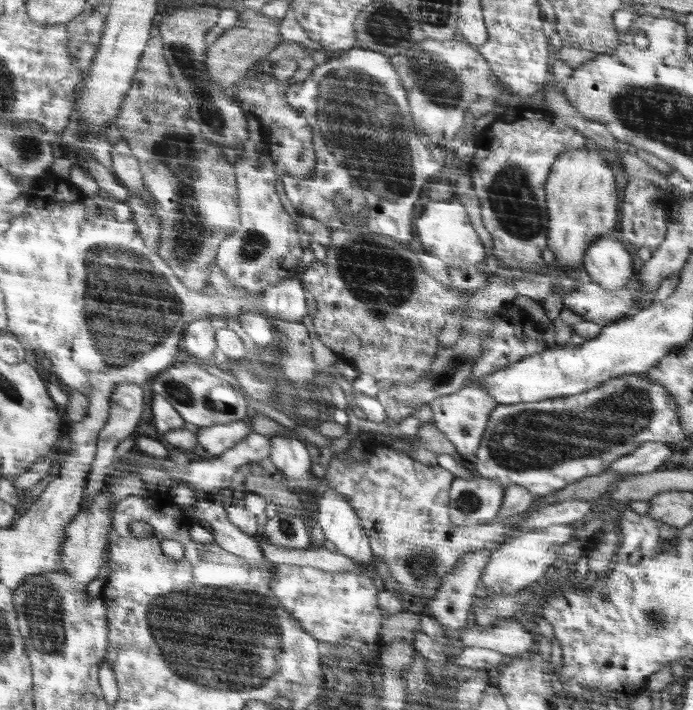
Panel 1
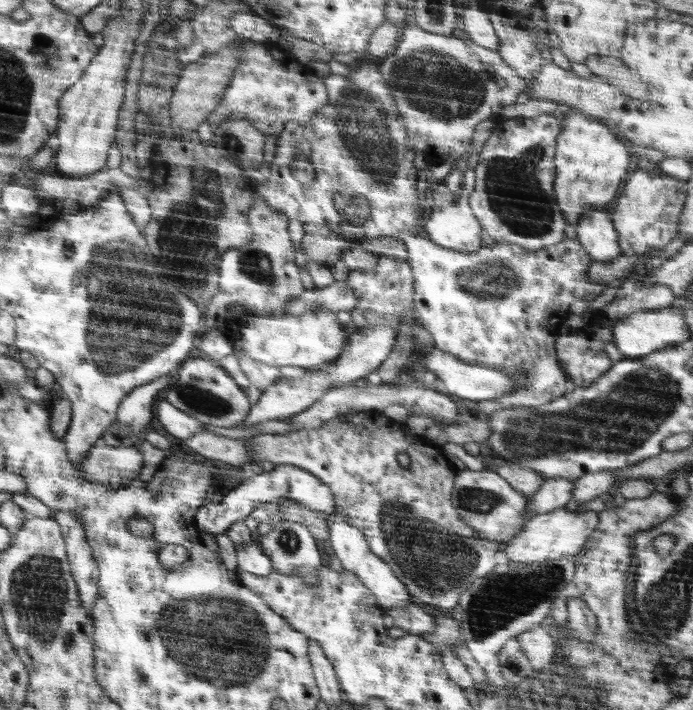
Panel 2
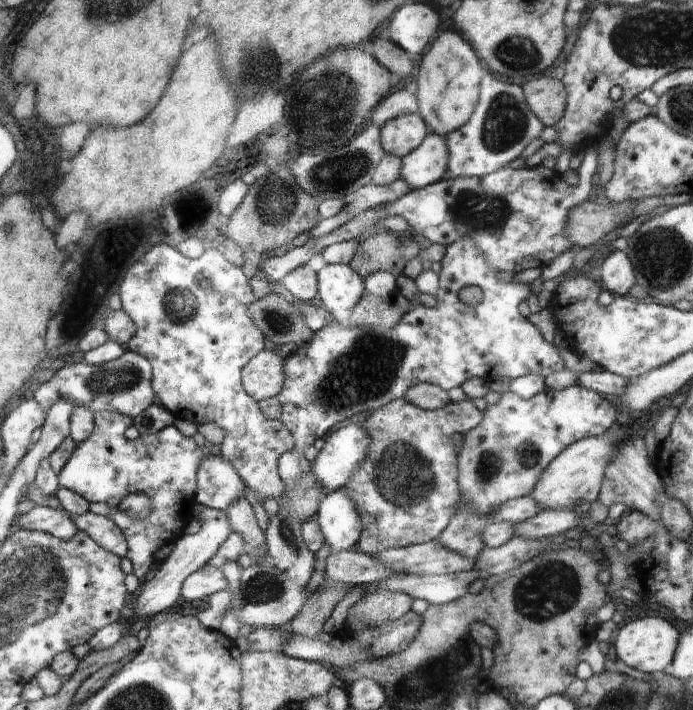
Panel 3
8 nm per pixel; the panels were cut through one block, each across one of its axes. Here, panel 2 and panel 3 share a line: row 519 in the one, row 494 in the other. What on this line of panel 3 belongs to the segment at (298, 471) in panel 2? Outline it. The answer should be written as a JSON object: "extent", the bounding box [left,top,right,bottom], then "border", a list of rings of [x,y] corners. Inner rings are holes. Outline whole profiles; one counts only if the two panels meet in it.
{"extent":[197,449,244,510],"border":[[[210,449],[198,468],[197,499],[200,505],[224,510],[244,496],[244,483],[234,466],[216,449]]]}

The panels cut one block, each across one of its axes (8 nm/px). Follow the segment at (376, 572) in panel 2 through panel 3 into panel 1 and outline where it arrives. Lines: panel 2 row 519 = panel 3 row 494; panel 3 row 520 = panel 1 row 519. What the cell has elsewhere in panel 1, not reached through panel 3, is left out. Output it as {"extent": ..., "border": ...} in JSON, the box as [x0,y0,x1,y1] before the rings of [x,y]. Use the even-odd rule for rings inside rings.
{"extent":[317,490,374,567],"border":[[[328,490],[317,504],[317,521],[322,527],[325,540],[330,540],[344,556],[349,556],[365,567],[371,567],[374,556],[369,535],[346,496]]]}

